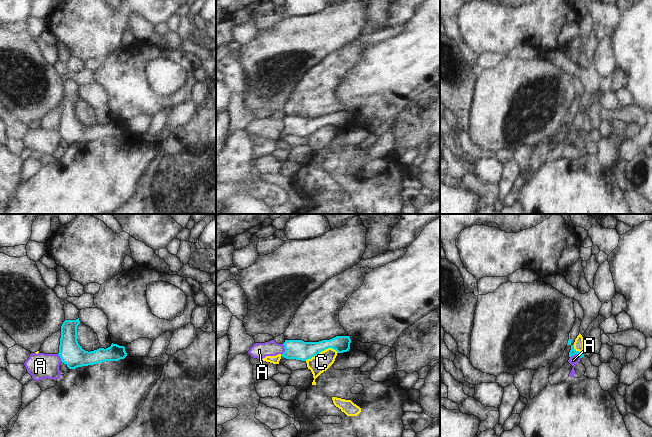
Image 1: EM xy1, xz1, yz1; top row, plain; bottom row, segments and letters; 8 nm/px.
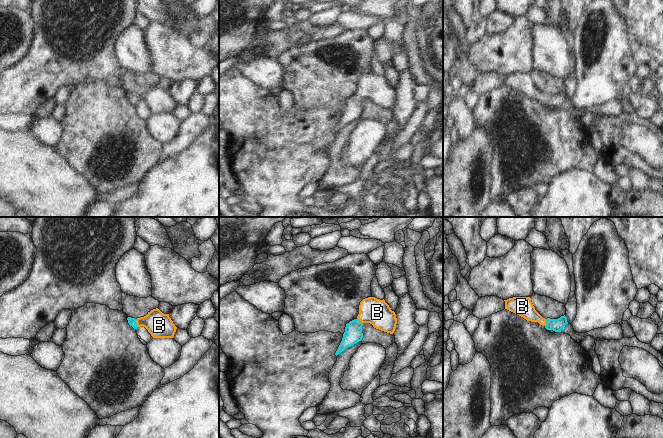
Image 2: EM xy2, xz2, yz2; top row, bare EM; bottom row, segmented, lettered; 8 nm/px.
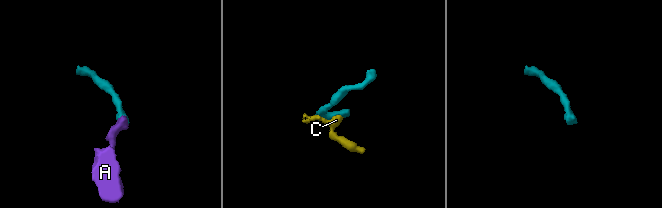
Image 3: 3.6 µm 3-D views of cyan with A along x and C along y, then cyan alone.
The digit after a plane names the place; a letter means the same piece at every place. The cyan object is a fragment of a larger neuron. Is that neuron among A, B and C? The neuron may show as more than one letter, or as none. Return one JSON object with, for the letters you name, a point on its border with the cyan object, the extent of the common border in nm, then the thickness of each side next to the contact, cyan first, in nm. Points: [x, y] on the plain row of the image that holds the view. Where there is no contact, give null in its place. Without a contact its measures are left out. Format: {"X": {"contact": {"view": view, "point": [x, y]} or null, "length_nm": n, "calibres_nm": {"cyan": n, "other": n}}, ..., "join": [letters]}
{"B": {"contact": {"view": "xy2", "point": [135, 99]}, "length_nm": 70, "calibres_nm": {"cyan": 60, "other": 200}}, "join": ["B"]}

